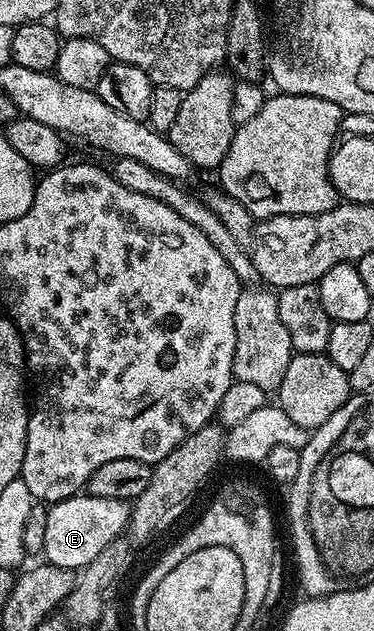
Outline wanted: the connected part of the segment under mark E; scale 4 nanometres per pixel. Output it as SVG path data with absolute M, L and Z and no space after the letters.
M76 495L56 501L47 509L45 547L46 564L62 569L83 570L109 544L124 536L131 520L131 505L126 501Z

